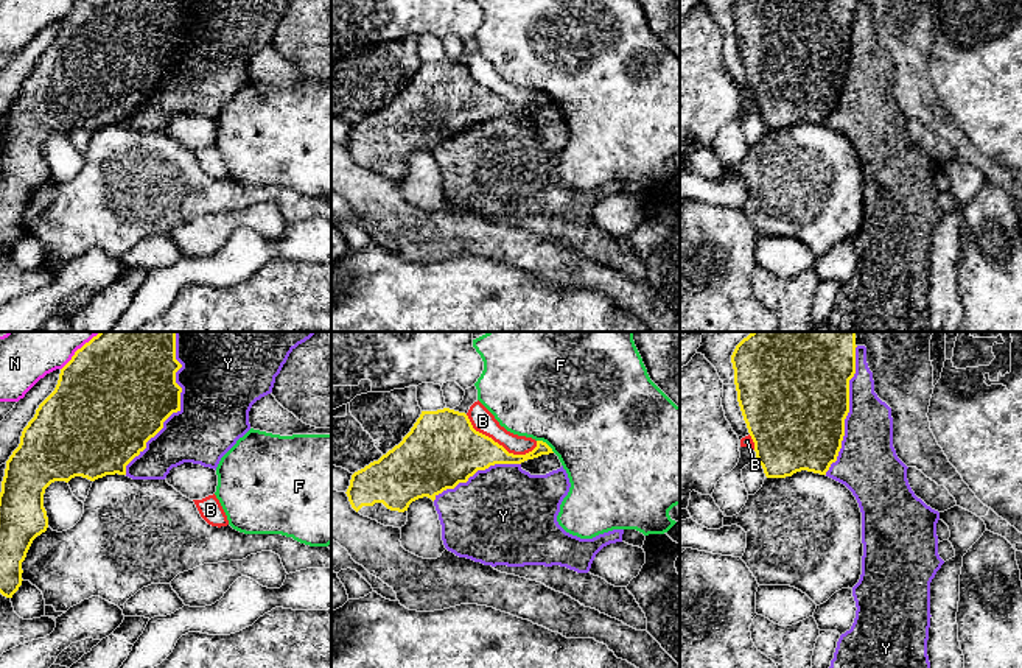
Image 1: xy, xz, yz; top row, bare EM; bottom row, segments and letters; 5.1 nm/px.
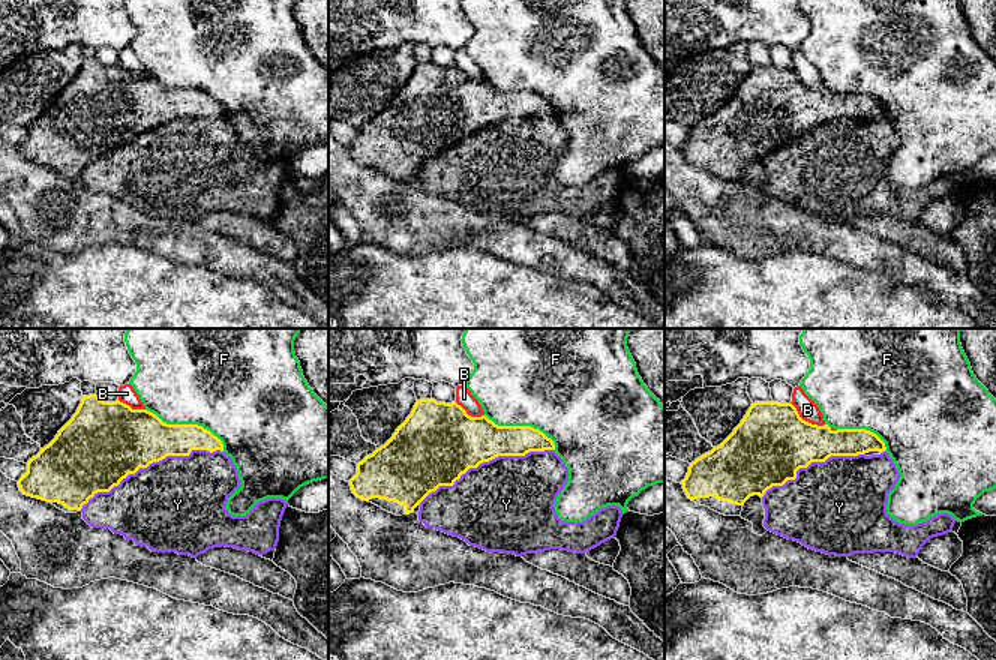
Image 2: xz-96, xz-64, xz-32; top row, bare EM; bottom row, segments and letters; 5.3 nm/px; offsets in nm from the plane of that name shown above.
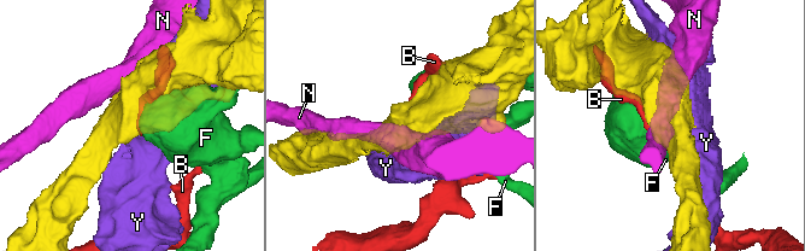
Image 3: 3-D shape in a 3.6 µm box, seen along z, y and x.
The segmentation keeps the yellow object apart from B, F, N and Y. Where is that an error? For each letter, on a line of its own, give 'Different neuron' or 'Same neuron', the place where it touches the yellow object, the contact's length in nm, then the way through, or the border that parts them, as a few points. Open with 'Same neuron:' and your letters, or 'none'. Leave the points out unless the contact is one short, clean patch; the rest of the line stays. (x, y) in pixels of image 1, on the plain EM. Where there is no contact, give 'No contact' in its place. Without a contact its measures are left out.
Same neuron: none
B: Different neuron. Touches yellow at xz (498, 95). Shared border 400 nm
F: Different neuron. Touches yellow at xz (546, 95). Shared border 120 nm
N: Different neuron. Touches yellow at xy (70, 11). Shared border 140 nm
Y: Different neuron. Touches yellow at xy (174, 63). Shared border 700 nm

